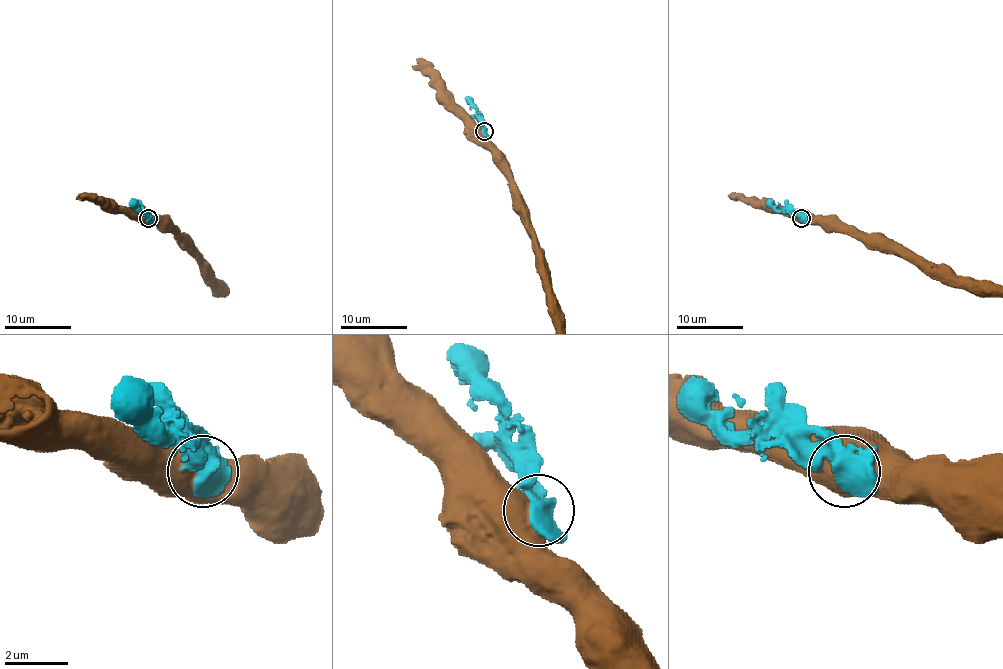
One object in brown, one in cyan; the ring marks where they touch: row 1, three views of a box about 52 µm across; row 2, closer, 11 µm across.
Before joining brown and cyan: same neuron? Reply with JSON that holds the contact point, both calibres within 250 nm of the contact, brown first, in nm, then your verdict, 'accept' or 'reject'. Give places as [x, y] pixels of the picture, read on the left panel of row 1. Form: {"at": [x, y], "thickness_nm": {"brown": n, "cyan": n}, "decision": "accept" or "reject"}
{"at": [148, 218], "thickness_nm": {"brown": 750, "cyan": 440}, "decision": "reject"}

